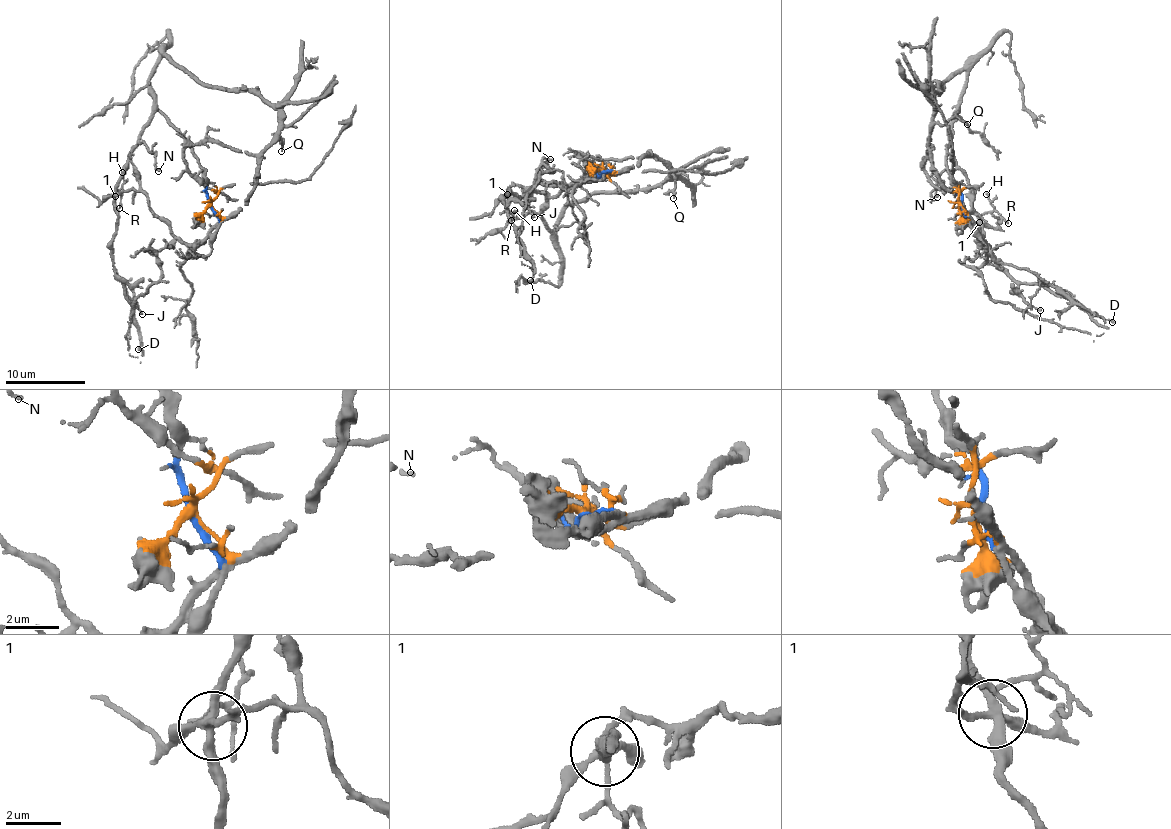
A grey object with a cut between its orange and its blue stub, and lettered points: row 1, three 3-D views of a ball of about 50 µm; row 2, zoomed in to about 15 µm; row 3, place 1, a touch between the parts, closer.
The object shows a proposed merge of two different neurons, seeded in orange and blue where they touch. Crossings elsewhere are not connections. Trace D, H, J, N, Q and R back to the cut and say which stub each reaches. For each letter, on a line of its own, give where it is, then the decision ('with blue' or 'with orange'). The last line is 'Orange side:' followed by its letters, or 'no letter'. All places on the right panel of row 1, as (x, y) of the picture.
D: place (1112, 322); with blue
H: place (986, 194); with blue
J: place (1040, 310); with blue
N: place (937, 197); with blue
Q: place (967, 124); with orange
R: place (1008, 223); with blue
Orange side: Q

